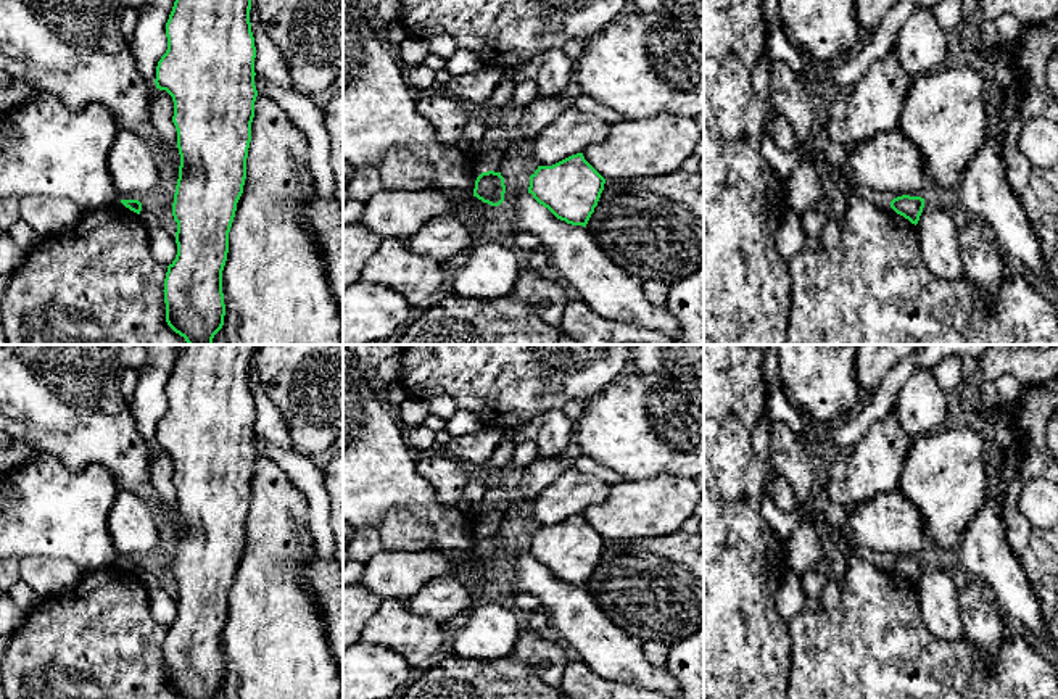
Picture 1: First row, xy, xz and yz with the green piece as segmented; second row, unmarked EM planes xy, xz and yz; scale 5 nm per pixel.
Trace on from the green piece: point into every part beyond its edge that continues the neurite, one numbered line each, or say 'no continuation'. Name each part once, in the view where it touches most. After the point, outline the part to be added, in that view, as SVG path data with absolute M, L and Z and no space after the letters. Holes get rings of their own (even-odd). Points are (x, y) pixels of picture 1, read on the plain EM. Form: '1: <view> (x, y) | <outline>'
no continuation

